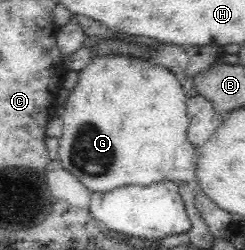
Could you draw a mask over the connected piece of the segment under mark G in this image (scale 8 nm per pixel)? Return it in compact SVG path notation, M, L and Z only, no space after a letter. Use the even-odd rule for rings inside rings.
M115 54L97 55L88 65L83 67L83 70L78 71L78 83L71 90L67 103L64 106L64 114L60 116L63 120L63 129L61 137L56 140L60 144L58 148L58 161L61 162L61 166L67 172L71 173L75 179L79 180L91 192L104 193L121 188L122 186L149 186L150 184L163 181L176 183L179 181L191 182L191 180L196 178L195 170L197 168L198 148L189 142L186 135L189 125L187 99L181 83L167 67L157 65L153 61L149 61L149 59L142 60Z

